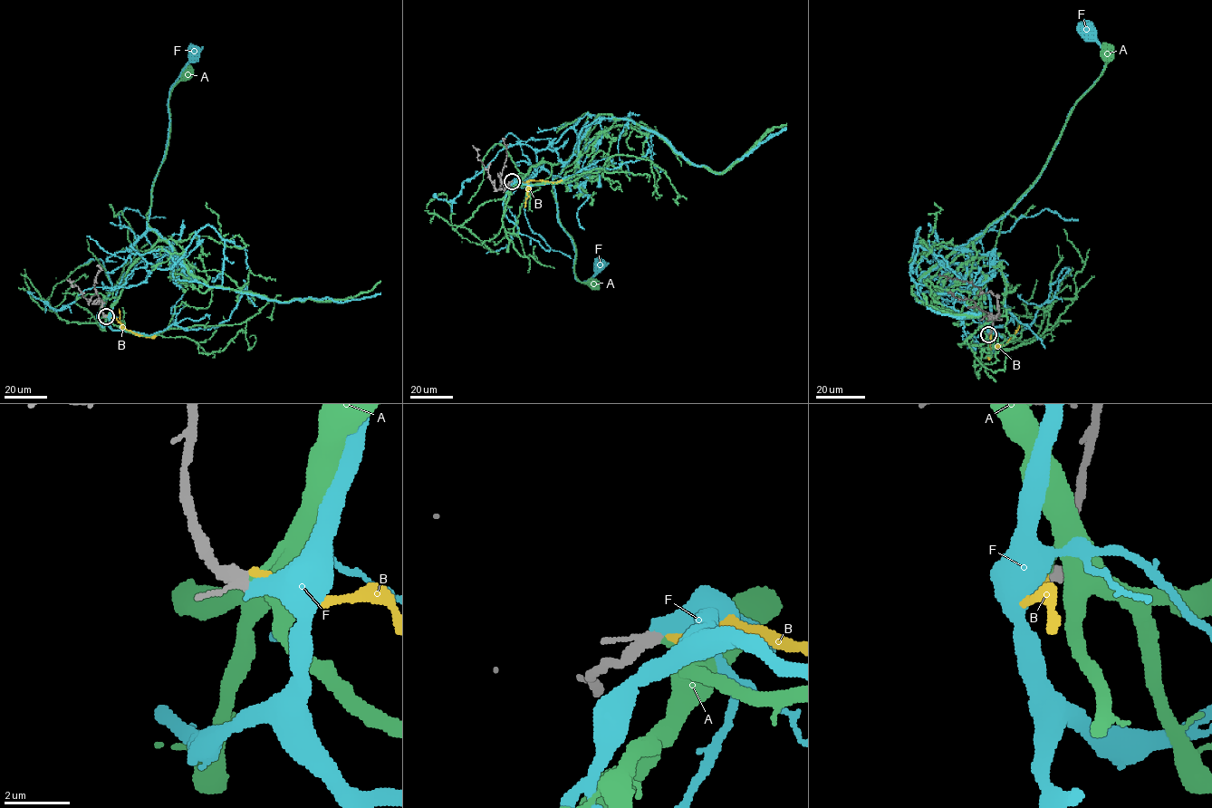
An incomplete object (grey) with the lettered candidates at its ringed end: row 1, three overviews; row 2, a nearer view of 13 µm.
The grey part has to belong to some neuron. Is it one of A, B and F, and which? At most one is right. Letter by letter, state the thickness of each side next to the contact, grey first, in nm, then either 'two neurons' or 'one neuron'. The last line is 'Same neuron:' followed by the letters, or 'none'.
A: 320 nm thick on the grey side, 200 nm on the other; two neurons
B: 320 nm thick on the grey side, 280 nm on the other; two neurons
F: 320 nm thick on the grey side, 550 nm on the other; one neuron
Same neuron: F

